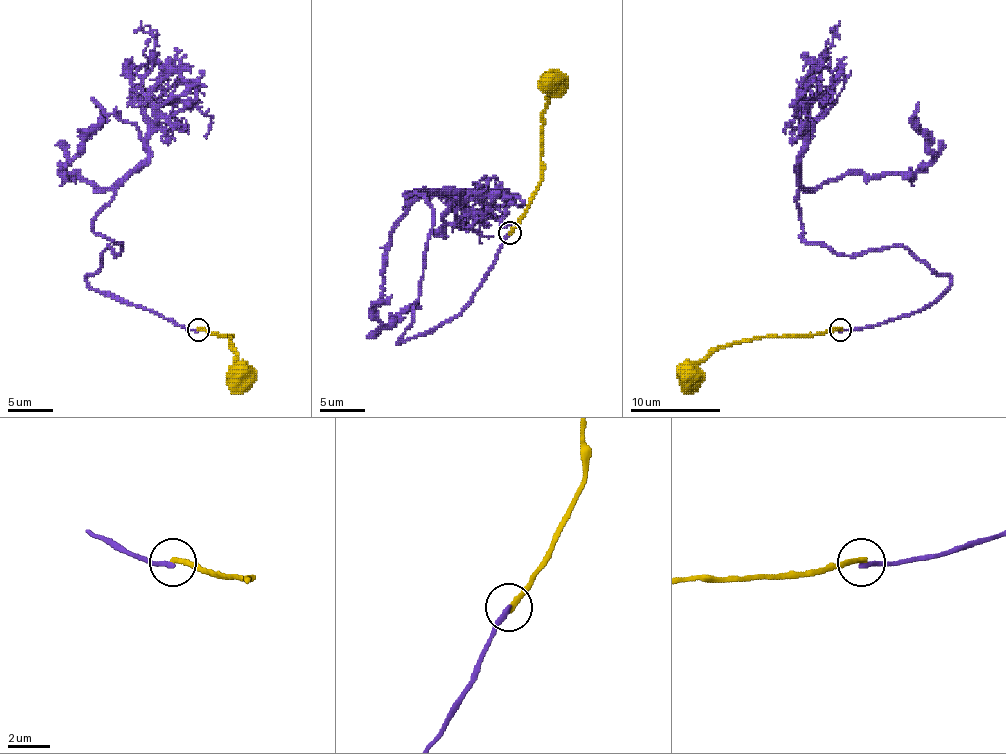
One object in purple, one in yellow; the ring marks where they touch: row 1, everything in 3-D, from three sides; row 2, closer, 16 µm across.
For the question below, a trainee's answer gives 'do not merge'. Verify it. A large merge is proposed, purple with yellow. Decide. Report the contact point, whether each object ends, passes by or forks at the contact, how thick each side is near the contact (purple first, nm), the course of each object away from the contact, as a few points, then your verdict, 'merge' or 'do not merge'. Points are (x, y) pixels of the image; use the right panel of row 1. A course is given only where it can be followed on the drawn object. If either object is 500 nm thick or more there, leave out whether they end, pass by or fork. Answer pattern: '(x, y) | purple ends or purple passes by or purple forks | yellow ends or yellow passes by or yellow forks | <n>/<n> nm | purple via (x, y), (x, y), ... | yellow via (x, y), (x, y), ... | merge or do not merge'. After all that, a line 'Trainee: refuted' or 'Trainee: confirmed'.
(840, 329) | purple ends | yellow ends | 240/260 nm | purple via (839, 330), (909, 316), (950, 285), (902, 246), (853, 255), (801, 237), (801, 190), (923, 170), (918, 102) | yellow via (839, 330), (787, 337), (754, 337), (717, 346), (697, 366), (695, 382), (681, 391) | do not merge
Trainee: confirmed

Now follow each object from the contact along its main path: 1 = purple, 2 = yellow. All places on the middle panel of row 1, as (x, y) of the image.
1: (509, 232), (470, 302), (398, 342), (432, 223), (405, 193), (423, 189), (391, 234), (373, 315), (407, 311)
2: (509, 232), (540, 180), (543, 110), (554, 74)

